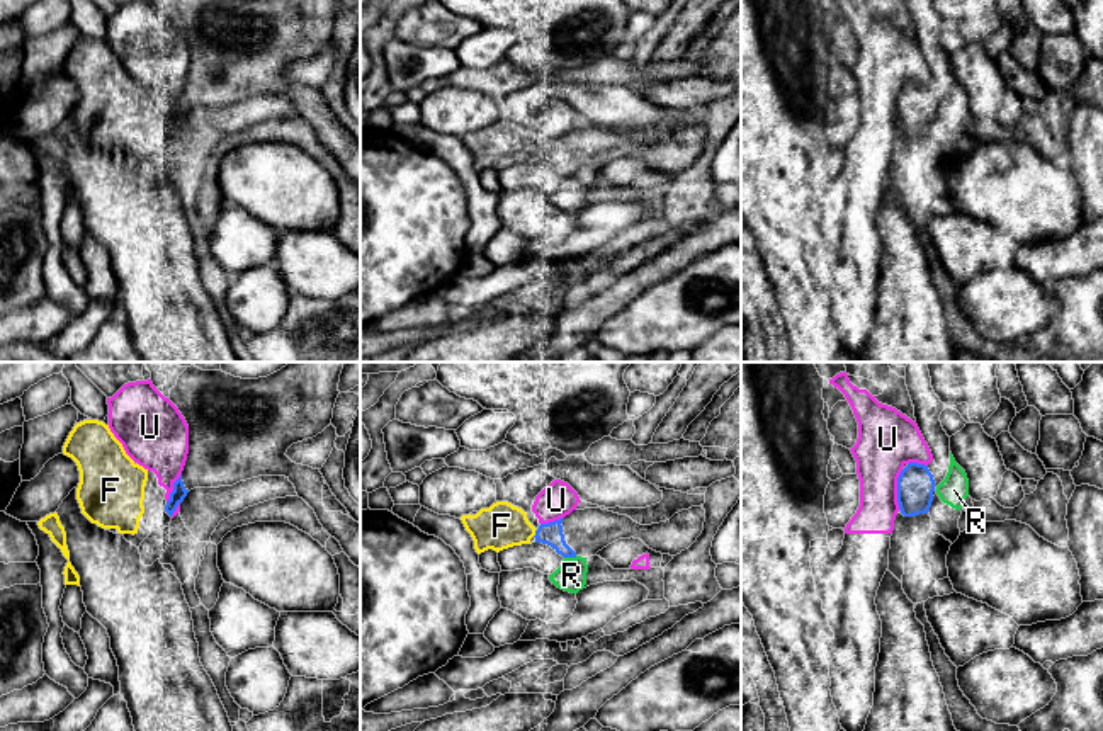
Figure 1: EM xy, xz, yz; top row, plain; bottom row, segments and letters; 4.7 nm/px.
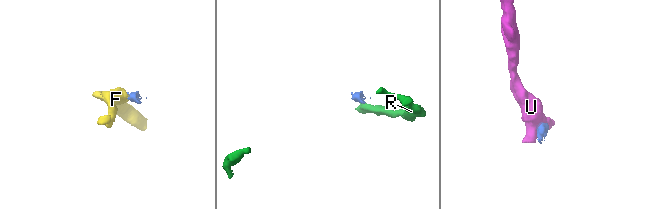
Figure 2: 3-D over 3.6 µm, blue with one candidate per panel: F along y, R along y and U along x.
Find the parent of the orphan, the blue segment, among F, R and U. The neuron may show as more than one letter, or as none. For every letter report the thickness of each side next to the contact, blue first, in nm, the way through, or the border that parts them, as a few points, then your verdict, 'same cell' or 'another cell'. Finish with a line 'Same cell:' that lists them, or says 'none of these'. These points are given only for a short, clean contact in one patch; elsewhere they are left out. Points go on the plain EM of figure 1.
F: calibres 110 and 220 nm; same cell
R: calibres 110 and 140 nm; border xz (576, 175), (565, 177); another cell
U: calibres 180 and 280 nm; another cell
Same cell: F

